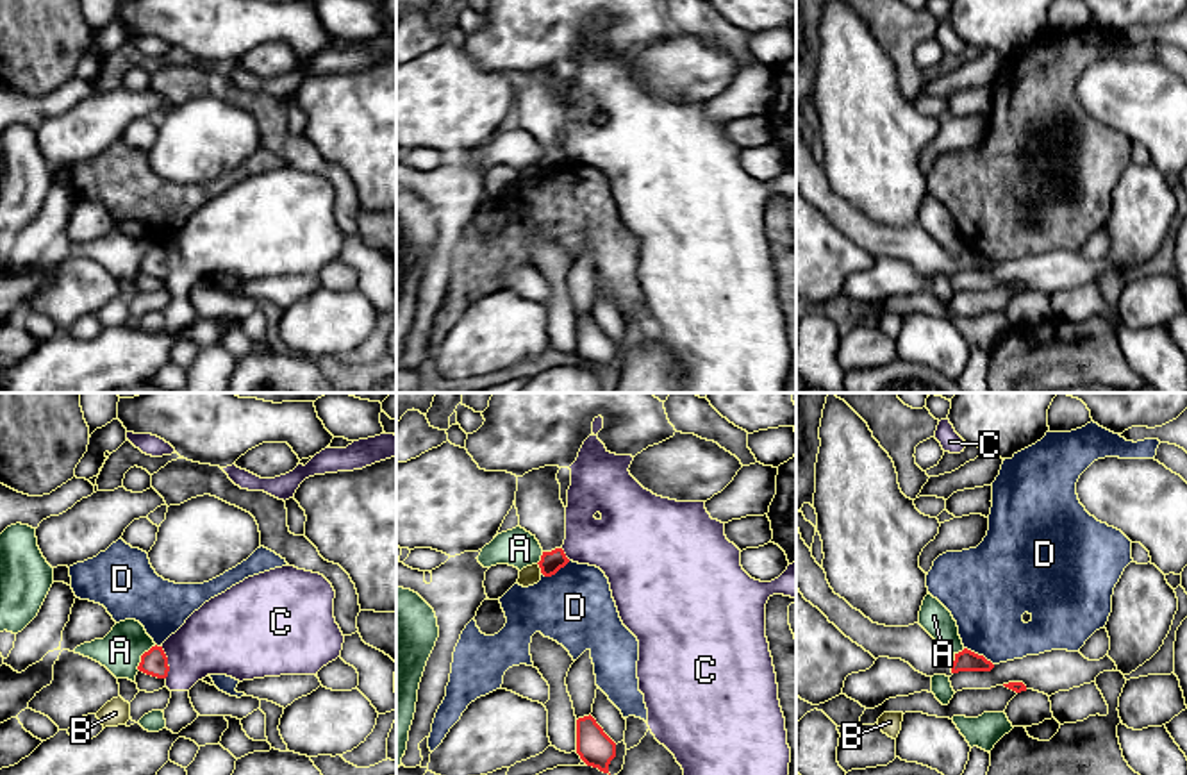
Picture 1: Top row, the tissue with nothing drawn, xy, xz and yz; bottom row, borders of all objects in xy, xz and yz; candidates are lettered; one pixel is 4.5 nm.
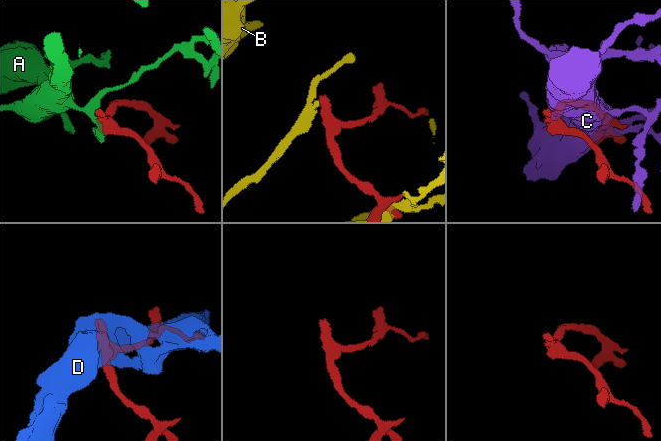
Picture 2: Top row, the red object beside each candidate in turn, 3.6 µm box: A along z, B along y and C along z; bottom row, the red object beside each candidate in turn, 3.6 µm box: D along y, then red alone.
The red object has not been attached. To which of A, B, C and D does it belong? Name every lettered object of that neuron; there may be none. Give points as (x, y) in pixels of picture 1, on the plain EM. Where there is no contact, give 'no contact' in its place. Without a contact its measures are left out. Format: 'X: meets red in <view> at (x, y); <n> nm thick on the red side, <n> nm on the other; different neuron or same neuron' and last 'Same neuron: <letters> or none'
A: meets red in xy at (141, 256); 120 nm thick on the red side, 190 nm on the other; different neuron
B: meets red in xz at (539, 166); 100 nm thick on the red side, 90 nm on the other; different neuron
C: meets red in xy at (166, 261); 120 nm thick on the red side, 320 nm on the other; different neuron
D: meets red in yz at (977, 254); 100 nm thick on the red side, 340 nm on the other; different neuron
Same neuron: none

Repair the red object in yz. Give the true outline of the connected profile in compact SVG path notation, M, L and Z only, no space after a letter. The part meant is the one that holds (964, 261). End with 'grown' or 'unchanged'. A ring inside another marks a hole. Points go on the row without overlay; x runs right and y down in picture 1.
M796 127L796 188L846 238L875 259L889 257L909 262L916 271L951 277L959 271L991 271L994 264L967 248L959 254L944 250L919 223L885 227L873 223L844 198L834 193L825 170L812 157Z; grown

